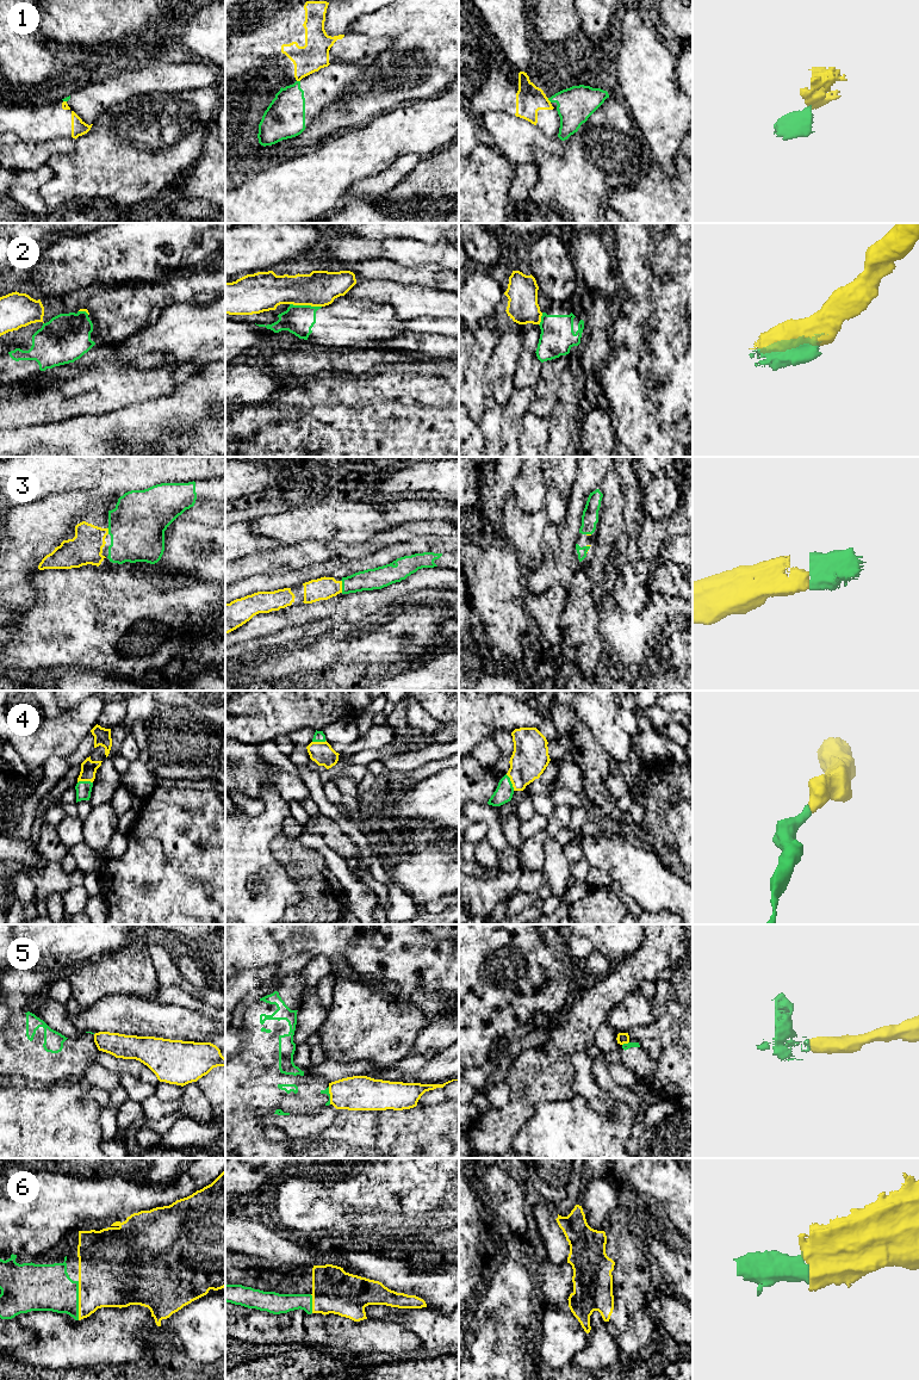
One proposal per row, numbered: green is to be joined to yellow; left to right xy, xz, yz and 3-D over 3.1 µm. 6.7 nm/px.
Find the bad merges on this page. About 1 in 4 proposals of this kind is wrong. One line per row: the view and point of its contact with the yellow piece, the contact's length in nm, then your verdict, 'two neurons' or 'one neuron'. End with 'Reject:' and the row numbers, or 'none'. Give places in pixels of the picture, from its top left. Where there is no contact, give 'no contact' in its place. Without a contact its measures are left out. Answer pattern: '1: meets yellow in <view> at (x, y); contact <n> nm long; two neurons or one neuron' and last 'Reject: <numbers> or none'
1: meets yellow in yz at (548, 100); contact 40 nm long; two neurons
2: meets yellow in xz at (305, 304); contact 220 nm long; two neurons
3: meets yellow in xz at (341, 586); contact 90 nm long; one neuron
4: meets yellow in yz at (511, 783); contact 130 nm long; one neuron
5: meets yellow in yz at (625, 1043); contact 50 nm long; two neurons
6: meets yellow in xy at (79, 1300); contact 260 nm long; one neuron
Reject: 1, 2, 5

